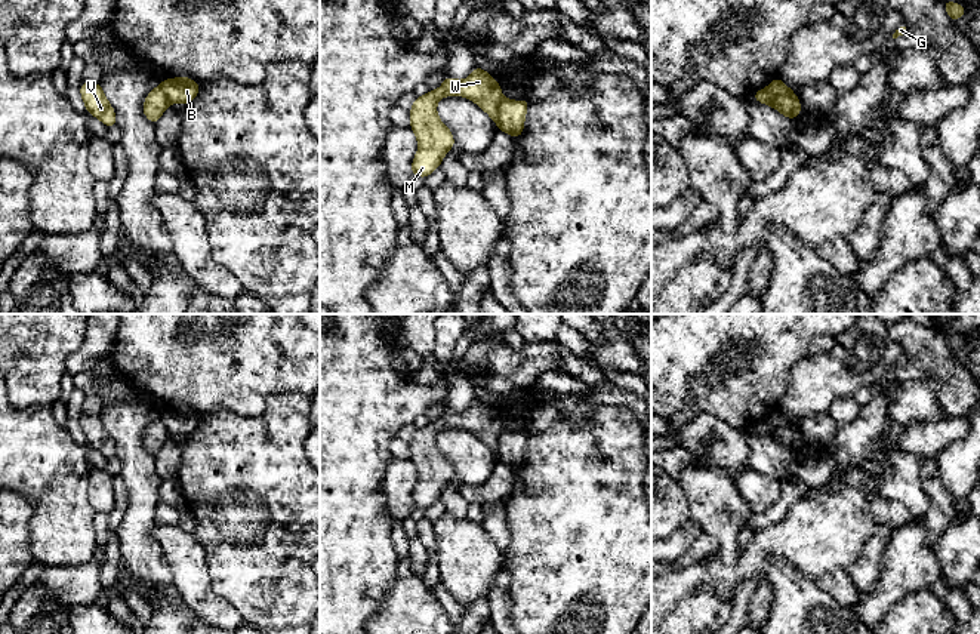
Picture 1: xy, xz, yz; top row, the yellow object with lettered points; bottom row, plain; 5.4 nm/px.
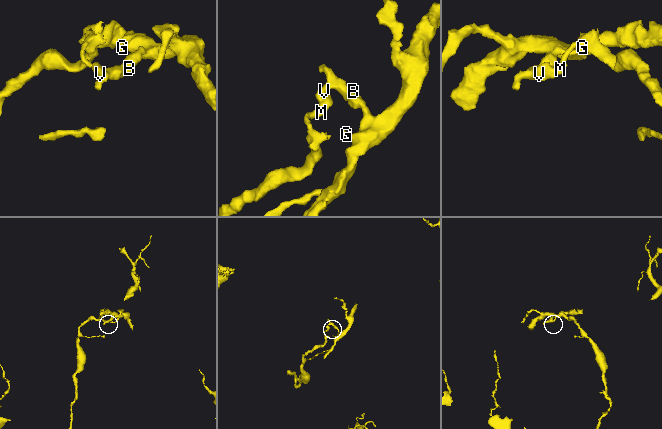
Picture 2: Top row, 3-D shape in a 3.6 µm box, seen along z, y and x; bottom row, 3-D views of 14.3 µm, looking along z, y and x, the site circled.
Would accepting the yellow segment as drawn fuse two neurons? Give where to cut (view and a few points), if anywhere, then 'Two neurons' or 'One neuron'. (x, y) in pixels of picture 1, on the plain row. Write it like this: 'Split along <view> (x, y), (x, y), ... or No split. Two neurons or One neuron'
Split along yz (767, 419), (776, 427), (792, 427), (797, 430). Two neurons

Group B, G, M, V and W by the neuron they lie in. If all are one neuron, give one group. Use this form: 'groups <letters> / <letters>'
groups B G / M V W

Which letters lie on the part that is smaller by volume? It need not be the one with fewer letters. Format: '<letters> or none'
B, G

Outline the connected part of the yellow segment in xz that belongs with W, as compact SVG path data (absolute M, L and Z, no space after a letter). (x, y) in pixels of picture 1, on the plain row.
M477 397L465 412L456 412L447 407L437 422L416 428L409 443L410 459L419 476L412 493L413 508L428 510L440 499L447 483L454 480L453 465L437 446L437 436L446 428L471 431L497 456L497 438L503 427L493 407Z

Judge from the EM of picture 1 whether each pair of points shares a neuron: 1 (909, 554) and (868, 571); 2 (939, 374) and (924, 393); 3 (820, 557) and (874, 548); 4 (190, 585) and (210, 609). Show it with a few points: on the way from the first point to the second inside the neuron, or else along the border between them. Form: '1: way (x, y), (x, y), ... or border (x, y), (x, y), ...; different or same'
1: border (891, 531), (884, 548), (880, 579), (863, 594); different
2: border (928, 379), (936, 385); different
3: border (877, 526), (859, 557), (847, 569); different
4: way (194, 593), (194, 602), (203, 605); same

